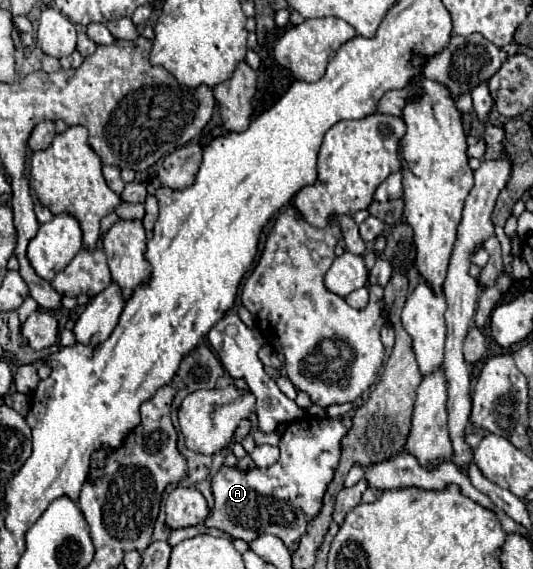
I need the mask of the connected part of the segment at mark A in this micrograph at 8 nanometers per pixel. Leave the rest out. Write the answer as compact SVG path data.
M304 416L292 422L282 434L282 460L268 468L252 468L240 472L238 468L222 466L212 478L214 508L204 526L216 526L234 538L252 542L260 534L278 536L284 546L294 552L306 526L322 510L322 498L326 486L334 478L334 470L340 462L340 442L352 426L350 416L342 418L314 418Z

